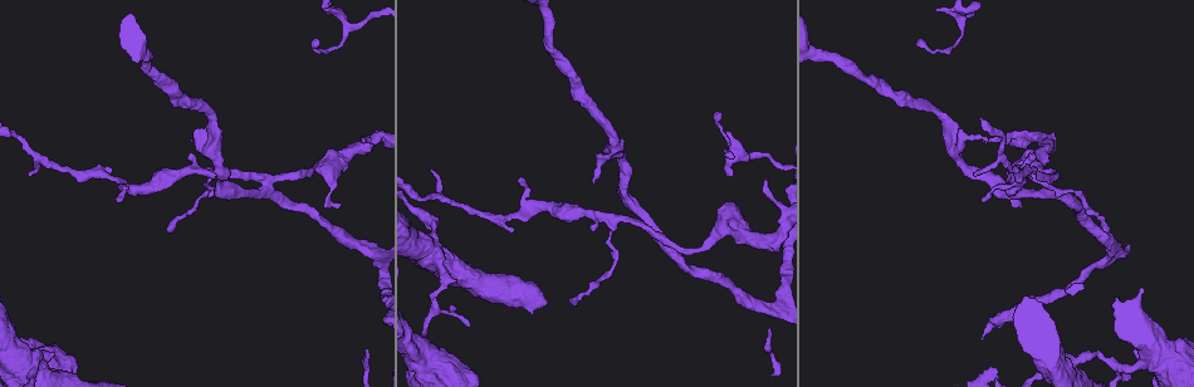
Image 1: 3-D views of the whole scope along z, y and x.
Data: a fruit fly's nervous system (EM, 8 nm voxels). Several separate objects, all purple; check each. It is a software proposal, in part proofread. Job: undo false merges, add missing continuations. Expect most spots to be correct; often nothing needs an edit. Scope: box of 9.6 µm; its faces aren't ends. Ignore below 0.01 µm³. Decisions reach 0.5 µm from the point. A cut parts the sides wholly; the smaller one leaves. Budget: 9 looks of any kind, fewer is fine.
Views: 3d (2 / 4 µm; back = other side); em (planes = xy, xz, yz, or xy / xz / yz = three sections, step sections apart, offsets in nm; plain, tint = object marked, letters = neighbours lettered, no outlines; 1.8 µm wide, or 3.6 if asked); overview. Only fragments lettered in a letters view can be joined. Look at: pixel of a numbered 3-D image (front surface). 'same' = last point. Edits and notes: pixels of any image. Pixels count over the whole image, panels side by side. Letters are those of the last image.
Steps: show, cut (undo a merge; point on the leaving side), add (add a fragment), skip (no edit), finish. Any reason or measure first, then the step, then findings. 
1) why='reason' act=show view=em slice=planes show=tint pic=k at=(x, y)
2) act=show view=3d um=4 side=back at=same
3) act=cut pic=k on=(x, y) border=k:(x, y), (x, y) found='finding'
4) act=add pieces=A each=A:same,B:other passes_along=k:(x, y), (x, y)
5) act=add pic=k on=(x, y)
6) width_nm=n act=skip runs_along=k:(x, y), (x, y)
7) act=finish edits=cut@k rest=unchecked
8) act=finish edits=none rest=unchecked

why='two arms at a narrow angle' act=show view=em um=3.6 slice=xy step=8 show=letters pic=1 at=(663, 242)

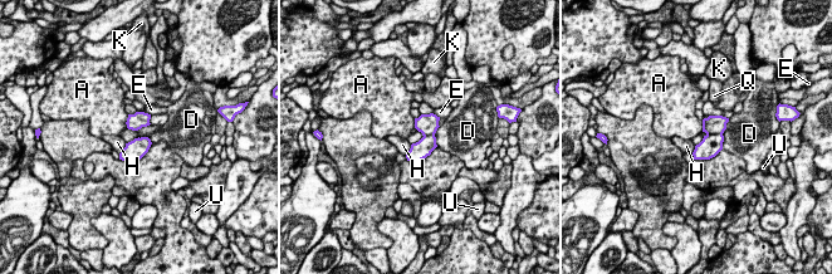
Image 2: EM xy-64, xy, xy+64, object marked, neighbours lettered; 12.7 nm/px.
why='cut it another way' act=show view=em um=3.6 slice=planes show=letters at=same

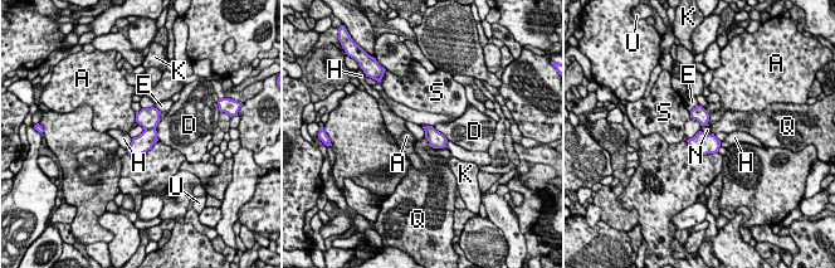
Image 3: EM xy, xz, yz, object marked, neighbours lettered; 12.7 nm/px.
width_nm=180 act=skip each=A:other,D:other,E:other,H:other,K:other,N:other,Q:other,S:other,U:other border=3:(701, 130), (712, 134), (719, 141) found='all the same neuron'

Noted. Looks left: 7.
why='an open end' act=show view=em slice=planes show=plain pic=1 at=(364, 142)

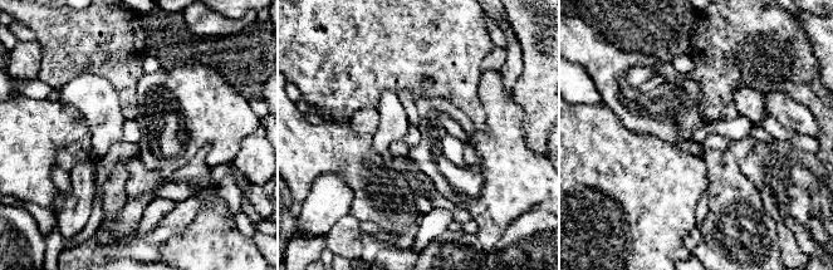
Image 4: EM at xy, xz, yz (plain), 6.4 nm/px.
why='see the neighbours' act=show view=em slice=planes show=letters at=same

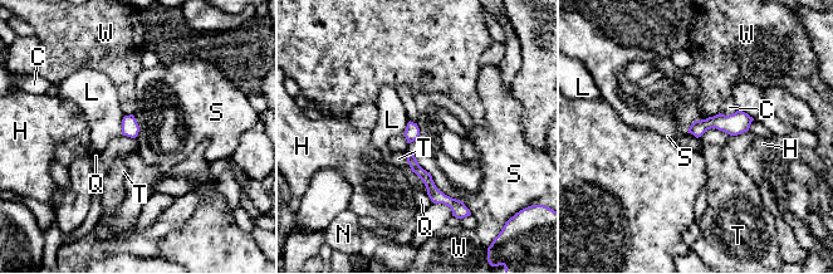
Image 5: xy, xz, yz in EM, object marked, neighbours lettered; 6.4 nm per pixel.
width_nm=90 act=skip each=C:other,H:other,L:other,N:other,Q:other,S:other,T:other,W:other border=5:(125, 116), (121, 123), (121, 133) found='none of them fits'

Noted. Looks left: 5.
why='branch point' act=show view=em um=3.6 slice=yz step=4 show=letters pic=1 at=(1011, 191)

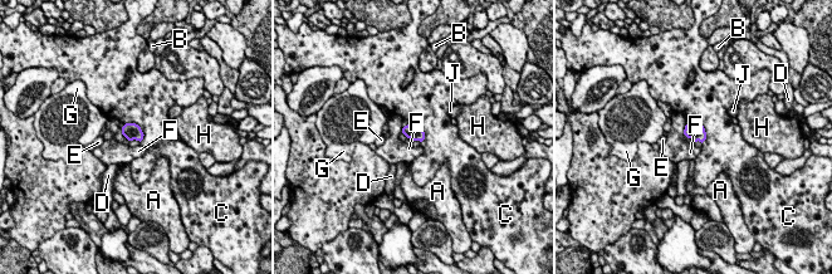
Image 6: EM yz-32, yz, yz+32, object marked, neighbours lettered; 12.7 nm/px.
width_nm=220 act=skip each=A:other,B:other,C:other,D:other,E:other,F:other,G:other,H:other,J:other border=6:(125, 123), (136, 123), (143, 138) found='one neuron here'

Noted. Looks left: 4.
why='calibre changes' act=show view=3d um=4 pic=1 at=(446, 263)

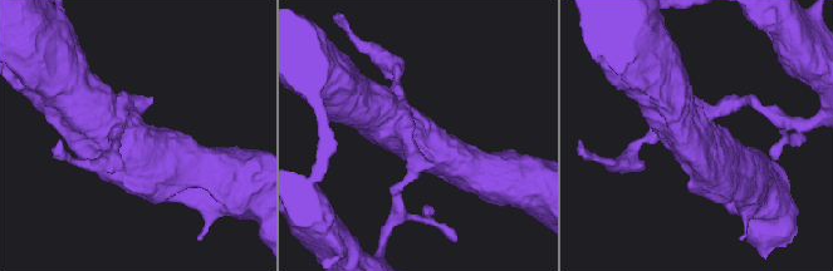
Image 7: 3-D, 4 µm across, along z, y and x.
act=show view=em um=3.6 slice=planes show=letters pic=7 at=(415, 134)

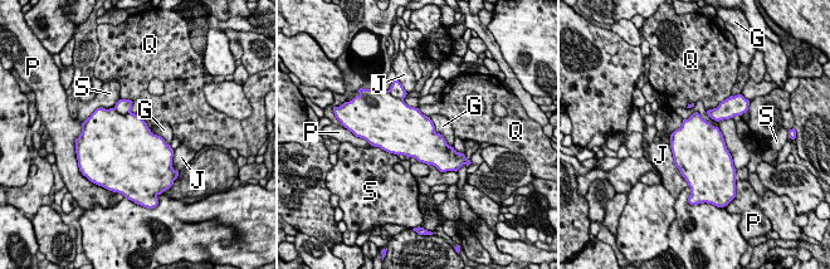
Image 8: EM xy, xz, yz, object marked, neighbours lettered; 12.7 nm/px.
act=cut pic=8 on=(117, 132) each=G:other,J:other,P:other,Q:other,S:other border=8:(113, 108), (120, 113), (130, 112) found='two neurons meet here'

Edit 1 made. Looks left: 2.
act=finish edits=cut@8 rest=unchecked

